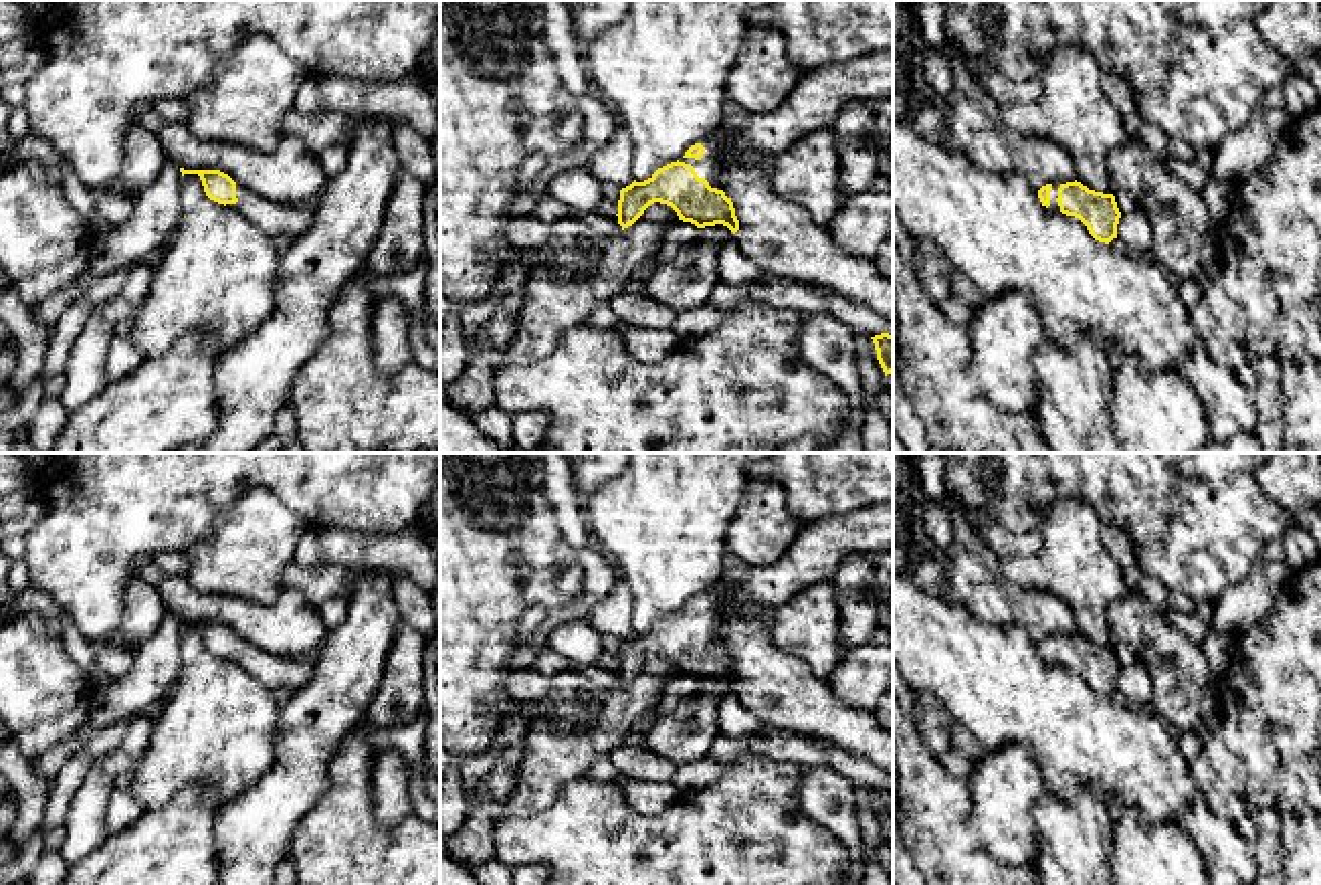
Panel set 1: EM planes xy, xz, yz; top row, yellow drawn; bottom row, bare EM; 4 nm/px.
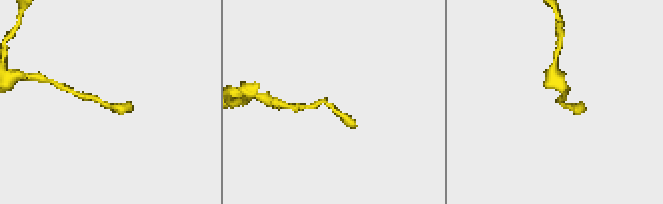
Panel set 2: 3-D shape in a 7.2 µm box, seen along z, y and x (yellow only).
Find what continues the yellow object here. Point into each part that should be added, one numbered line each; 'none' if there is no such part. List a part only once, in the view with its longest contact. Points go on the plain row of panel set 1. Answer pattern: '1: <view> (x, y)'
1: xz (709, 619)

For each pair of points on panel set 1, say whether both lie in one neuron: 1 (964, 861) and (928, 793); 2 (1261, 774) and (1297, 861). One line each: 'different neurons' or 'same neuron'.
1: same neuron
2: different neurons

